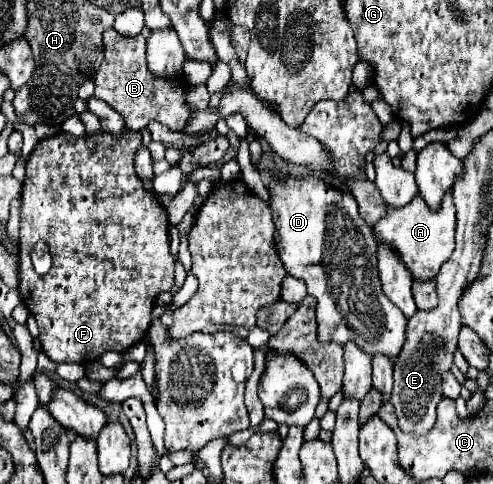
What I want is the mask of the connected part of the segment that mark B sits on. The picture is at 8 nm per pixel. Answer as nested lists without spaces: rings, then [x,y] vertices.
[[[114,28],[104,30],[104,60],[94,76],[96,92],[94,96],[104,100],[126,120],[132,130],[144,130],[152,120],[168,126],[170,130],[182,130],[190,120],[190,106],[186,102],[188,82],[184,76],[160,78],[148,70],[146,64],[146,38],[142,34],[126,38]]]

